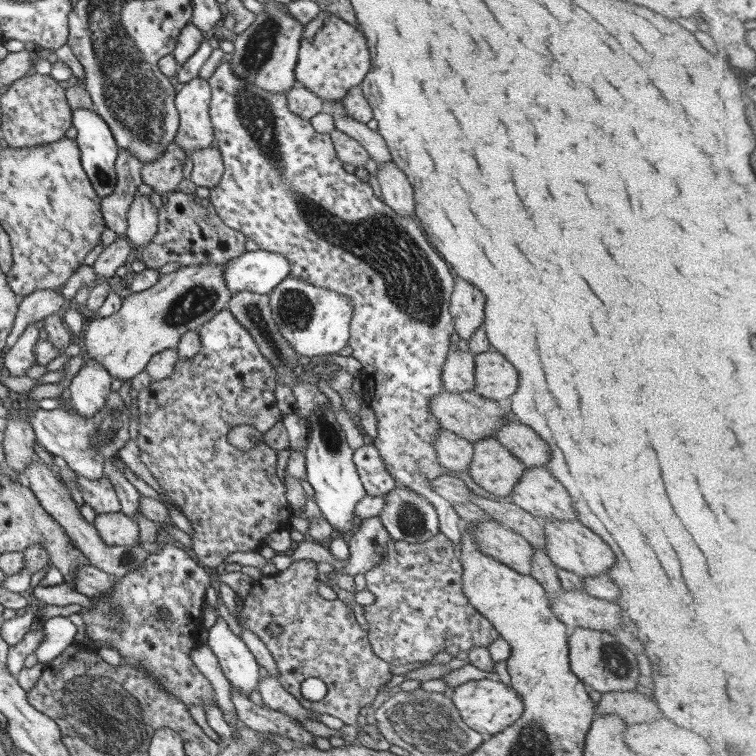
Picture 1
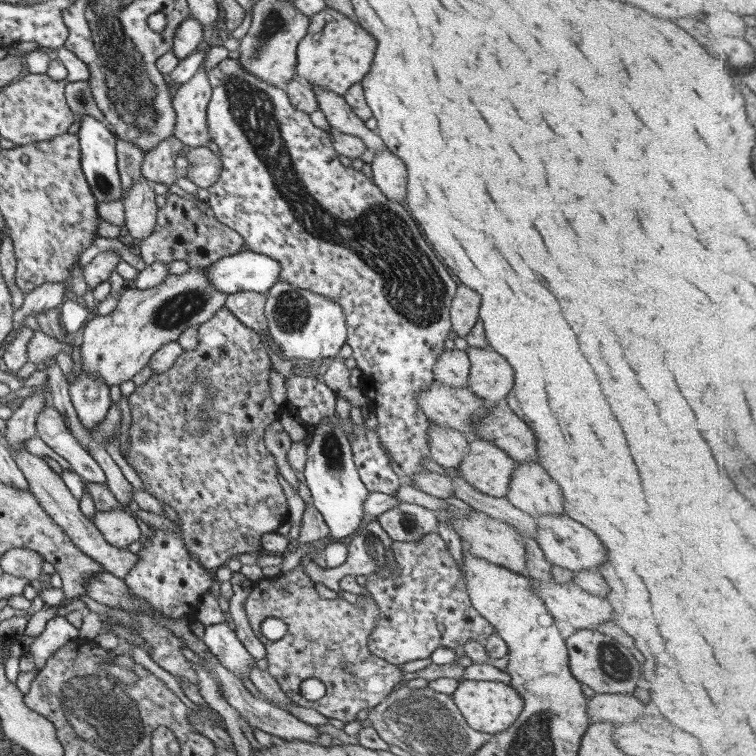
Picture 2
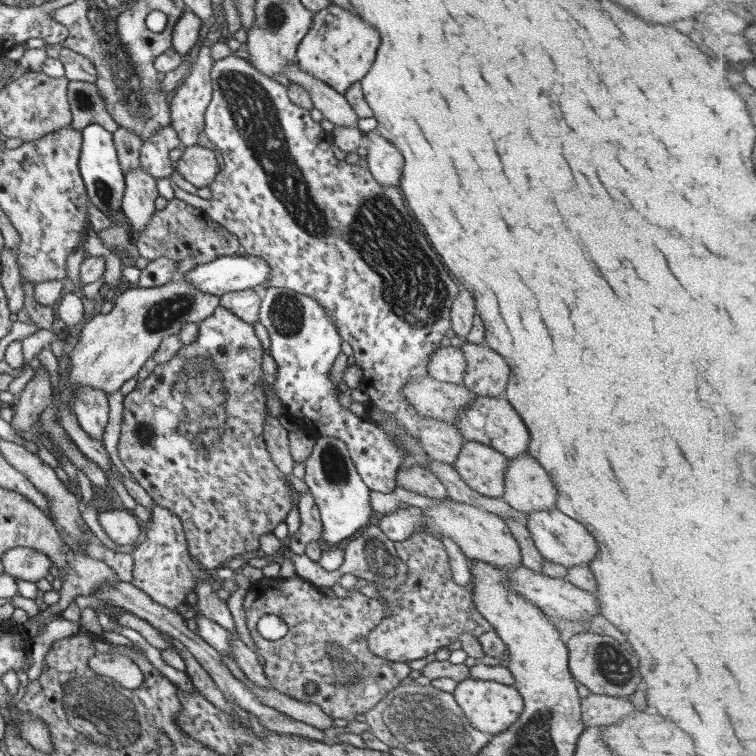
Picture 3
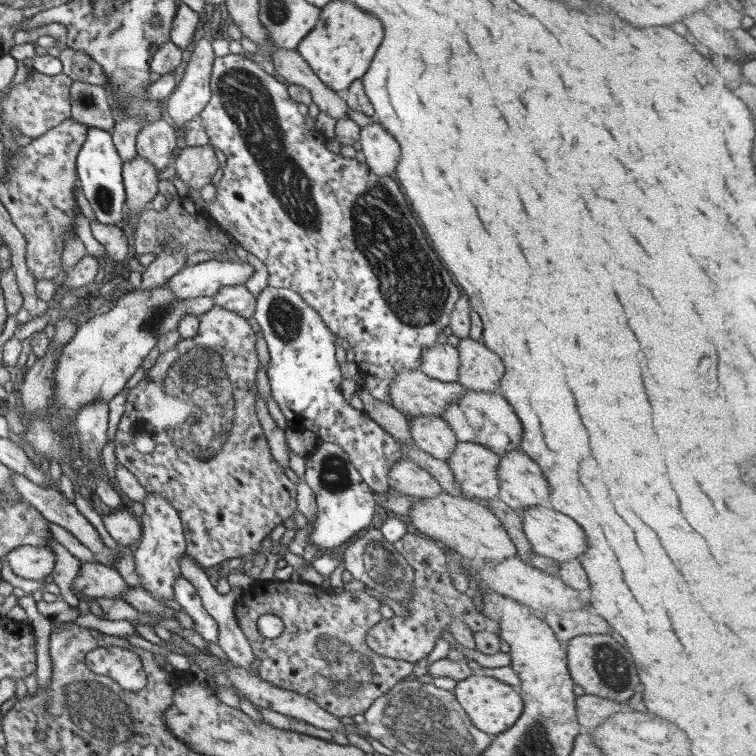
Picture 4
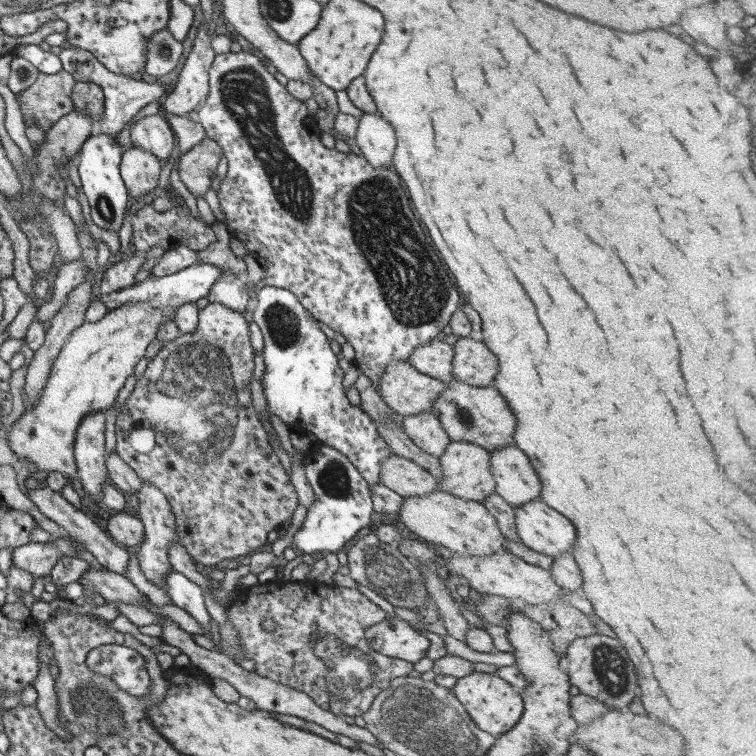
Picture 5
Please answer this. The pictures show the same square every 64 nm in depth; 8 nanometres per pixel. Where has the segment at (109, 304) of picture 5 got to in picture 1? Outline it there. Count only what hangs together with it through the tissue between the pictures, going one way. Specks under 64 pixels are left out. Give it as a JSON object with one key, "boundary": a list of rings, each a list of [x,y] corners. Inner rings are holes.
{"boundary":[[[250,248],[224,264],[223,280],[231,293],[247,291],[268,295],[276,284],[289,276],[285,256],[257,248]]]}

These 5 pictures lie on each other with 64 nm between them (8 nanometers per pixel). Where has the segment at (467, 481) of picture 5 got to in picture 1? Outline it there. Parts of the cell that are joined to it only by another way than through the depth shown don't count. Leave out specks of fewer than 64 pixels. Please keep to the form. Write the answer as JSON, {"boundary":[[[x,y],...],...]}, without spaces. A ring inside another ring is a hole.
{"boundary":[[[494,438],[479,439],[473,443],[467,474],[485,492],[507,496],[521,479],[523,469],[525,466],[521,460],[509,454],[509,450],[505,450]]]}

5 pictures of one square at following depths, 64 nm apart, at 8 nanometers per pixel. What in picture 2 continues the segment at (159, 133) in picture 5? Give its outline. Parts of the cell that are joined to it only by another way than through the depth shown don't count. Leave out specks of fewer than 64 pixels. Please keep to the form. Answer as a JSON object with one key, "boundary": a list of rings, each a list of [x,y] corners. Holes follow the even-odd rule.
{"boundary":[[[172,134],[159,141],[155,147],[142,154],[140,176],[154,183],[161,183],[169,188],[180,174],[175,169],[175,156],[183,155],[185,146]]]}

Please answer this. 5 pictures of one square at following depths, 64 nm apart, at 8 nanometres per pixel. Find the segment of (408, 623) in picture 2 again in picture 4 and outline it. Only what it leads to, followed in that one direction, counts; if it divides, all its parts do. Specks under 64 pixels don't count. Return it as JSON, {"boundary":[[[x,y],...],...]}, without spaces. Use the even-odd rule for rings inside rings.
{"boundary":[[[406,533],[393,543],[393,547],[413,569],[414,594],[409,601],[401,603],[409,612],[408,616],[381,619],[366,632],[365,642],[372,652],[385,658],[414,664],[427,657],[435,640],[442,638],[443,631],[449,632],[449,621],[459,620],[473,633],[485,628],[485,616],[476,610],[471,600],[463,594],[463,589],[459,592],[452,583],[445,563],[444,548],[438,542],[425,536]]]}

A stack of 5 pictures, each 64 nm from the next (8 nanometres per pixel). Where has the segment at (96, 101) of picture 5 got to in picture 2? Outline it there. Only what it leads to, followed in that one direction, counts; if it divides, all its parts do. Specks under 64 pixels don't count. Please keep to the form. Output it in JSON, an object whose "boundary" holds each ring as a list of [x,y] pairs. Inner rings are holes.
{"boundary":[[[87,81],[66,83],[64,98],[73,116],[72,124],[66,130],[67,133],[76,134],[84,117],[90,117],[101,122],[101,124],[111,131],[110,125],[106,123],[101,110],[96,106]]]}

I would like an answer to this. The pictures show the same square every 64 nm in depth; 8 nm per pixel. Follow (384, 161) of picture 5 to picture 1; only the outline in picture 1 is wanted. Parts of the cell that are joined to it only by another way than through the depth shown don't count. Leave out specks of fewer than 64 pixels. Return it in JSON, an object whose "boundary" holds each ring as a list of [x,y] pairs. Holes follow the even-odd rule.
{"boundary":[[[392,160],[377,164],[376,178],[383,202],[399,215],[416,220],[412,188],[397,165]]]}

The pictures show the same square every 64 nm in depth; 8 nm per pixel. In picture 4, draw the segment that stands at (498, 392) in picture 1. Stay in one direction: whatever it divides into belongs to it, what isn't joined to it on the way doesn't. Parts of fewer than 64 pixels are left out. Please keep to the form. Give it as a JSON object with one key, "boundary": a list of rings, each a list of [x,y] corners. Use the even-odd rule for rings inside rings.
{"boundary":[[[461,339],[457,344],[459,367],[457,382],[473,391],[495,391],[503,377],[503,362],[482,341]]]}

